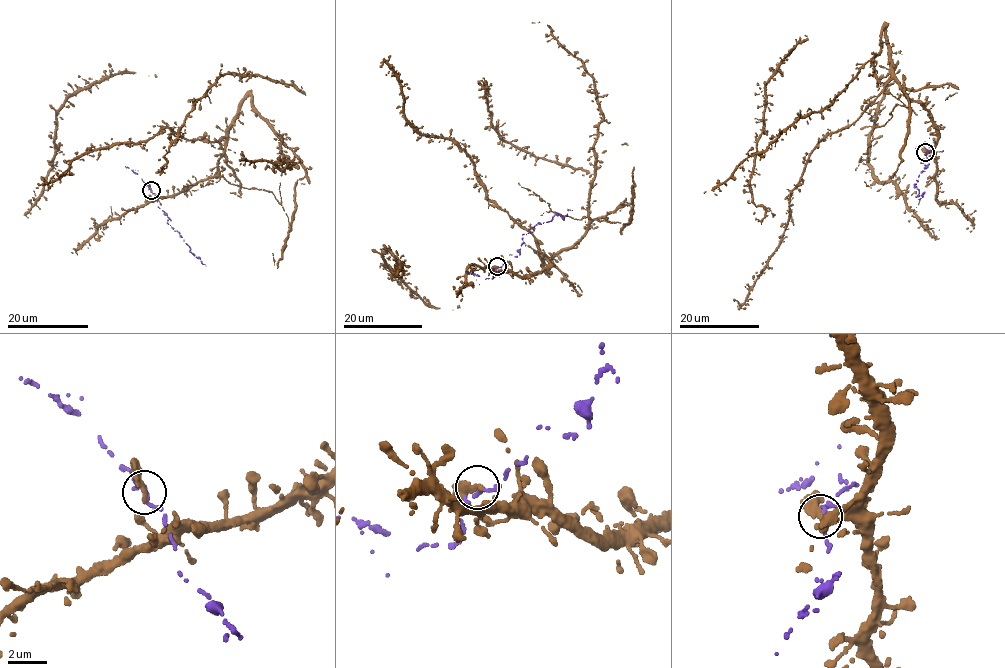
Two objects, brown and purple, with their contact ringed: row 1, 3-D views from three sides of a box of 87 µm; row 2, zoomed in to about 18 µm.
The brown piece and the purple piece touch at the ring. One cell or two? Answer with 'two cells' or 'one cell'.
two cells

